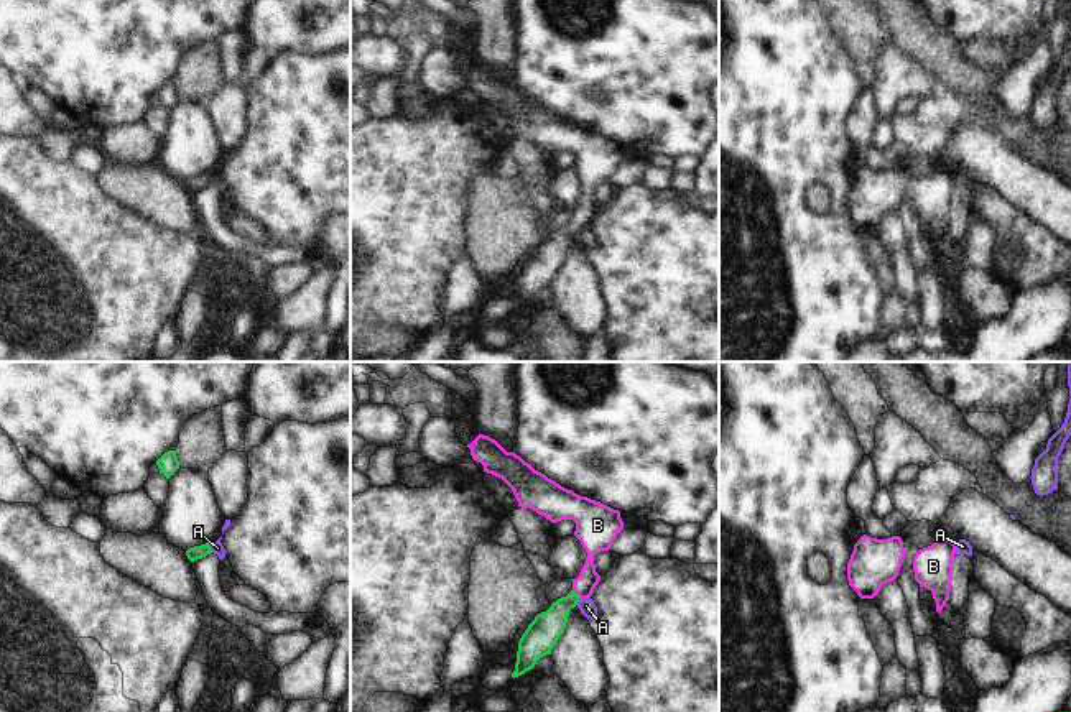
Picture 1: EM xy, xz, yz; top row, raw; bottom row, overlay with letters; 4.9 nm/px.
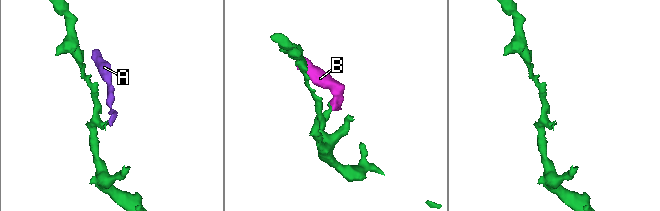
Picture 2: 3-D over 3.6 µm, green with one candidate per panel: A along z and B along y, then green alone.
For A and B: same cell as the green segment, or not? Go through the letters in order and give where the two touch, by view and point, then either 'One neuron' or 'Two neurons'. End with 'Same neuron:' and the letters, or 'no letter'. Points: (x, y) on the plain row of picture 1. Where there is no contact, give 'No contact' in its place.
A: Touches green at xy (211, 178). Two neurons
B: Touches green at xz (574, 224). One neuron
Same neuron: B

